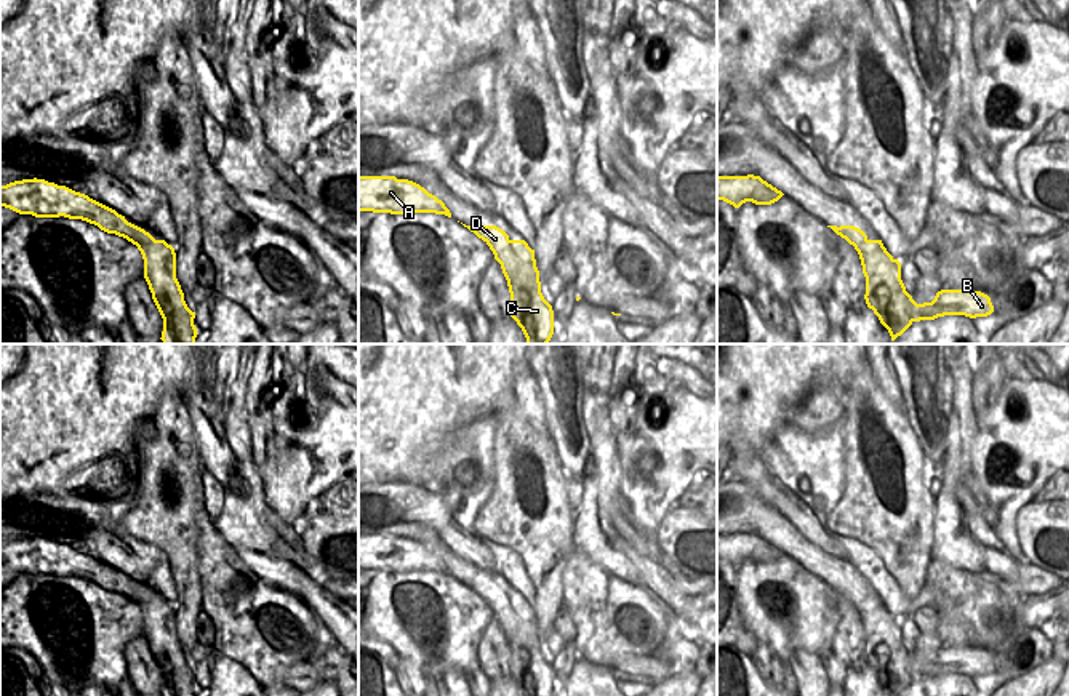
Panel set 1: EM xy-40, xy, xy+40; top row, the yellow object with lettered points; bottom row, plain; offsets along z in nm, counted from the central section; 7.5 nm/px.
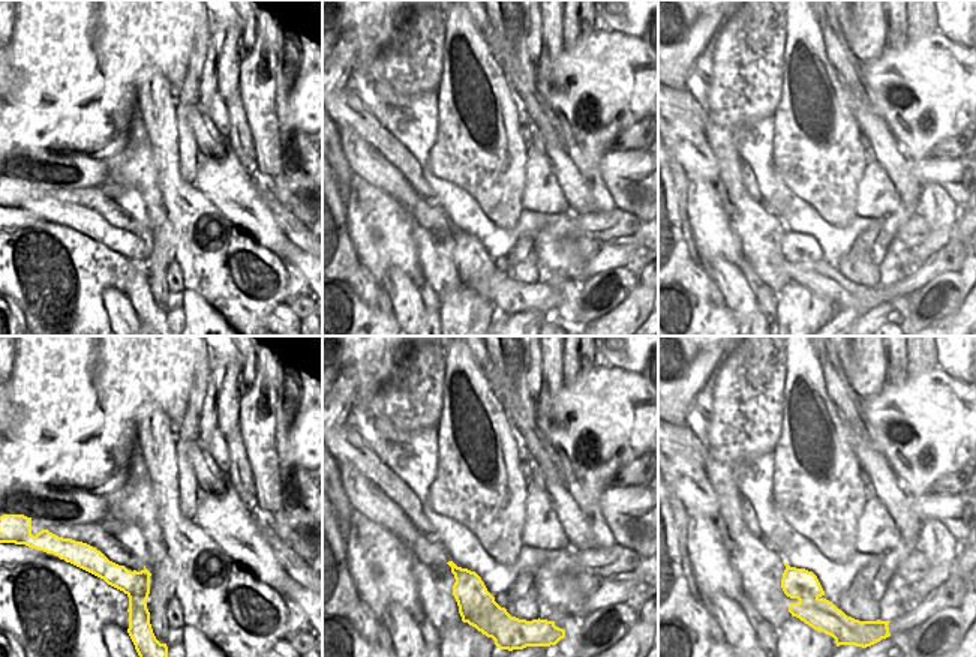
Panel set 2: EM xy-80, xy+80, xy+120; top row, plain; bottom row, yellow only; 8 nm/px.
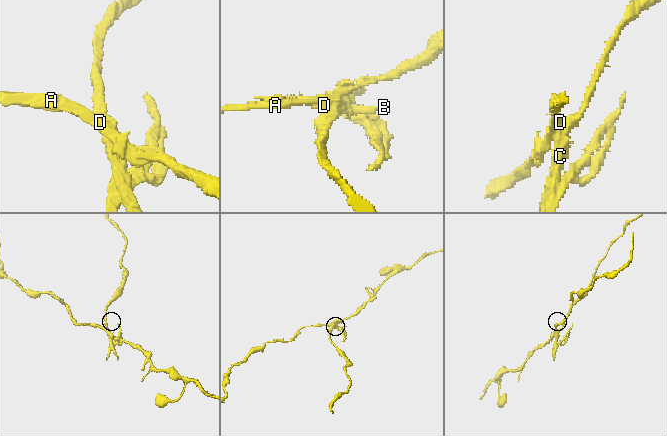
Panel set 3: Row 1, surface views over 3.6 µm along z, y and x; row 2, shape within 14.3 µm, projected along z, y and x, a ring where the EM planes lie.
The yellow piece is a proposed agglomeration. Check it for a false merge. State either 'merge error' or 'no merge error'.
merge error

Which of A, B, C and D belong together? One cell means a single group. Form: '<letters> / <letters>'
A D / B C

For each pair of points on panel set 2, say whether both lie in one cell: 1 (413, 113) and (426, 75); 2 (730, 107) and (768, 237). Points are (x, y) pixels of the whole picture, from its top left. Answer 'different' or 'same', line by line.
1: different
2: same

